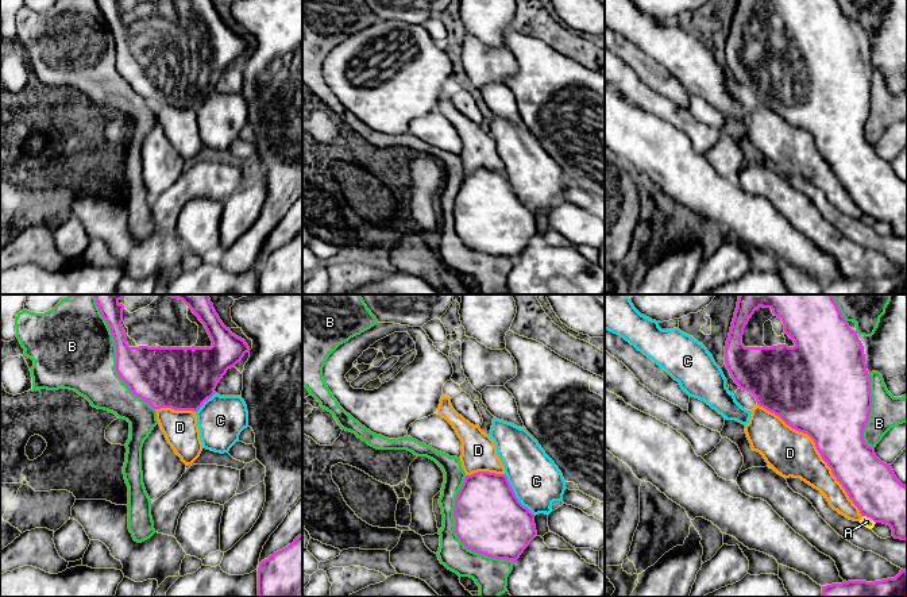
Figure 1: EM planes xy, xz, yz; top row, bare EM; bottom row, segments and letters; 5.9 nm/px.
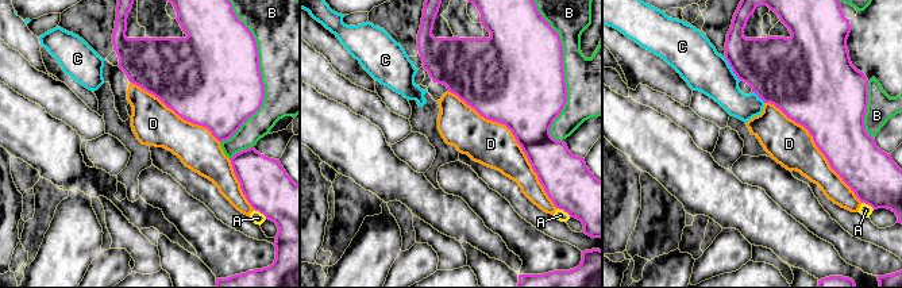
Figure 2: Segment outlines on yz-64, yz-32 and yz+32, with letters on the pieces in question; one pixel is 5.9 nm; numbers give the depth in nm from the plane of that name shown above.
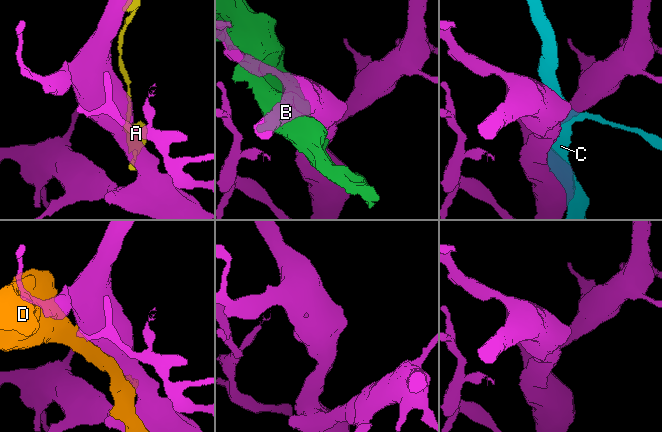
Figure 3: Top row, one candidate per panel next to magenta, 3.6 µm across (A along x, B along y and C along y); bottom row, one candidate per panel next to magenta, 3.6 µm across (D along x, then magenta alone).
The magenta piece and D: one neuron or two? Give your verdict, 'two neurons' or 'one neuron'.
one neuron

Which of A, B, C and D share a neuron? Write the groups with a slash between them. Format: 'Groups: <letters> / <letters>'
Groups: A / B / C / D

